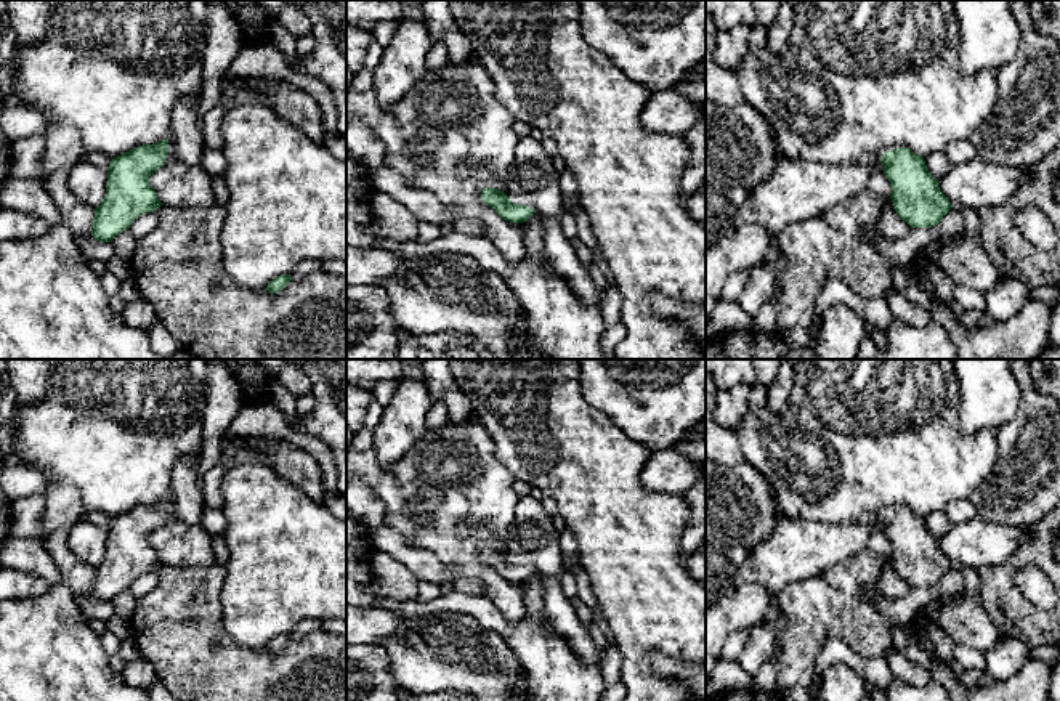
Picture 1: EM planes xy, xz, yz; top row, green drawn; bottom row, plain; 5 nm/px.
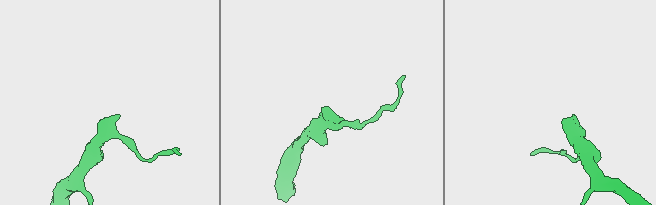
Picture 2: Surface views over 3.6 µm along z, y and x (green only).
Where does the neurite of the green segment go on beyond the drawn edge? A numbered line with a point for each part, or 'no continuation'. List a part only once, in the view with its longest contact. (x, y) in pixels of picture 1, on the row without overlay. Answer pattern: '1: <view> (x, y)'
1: xz (531, 539)

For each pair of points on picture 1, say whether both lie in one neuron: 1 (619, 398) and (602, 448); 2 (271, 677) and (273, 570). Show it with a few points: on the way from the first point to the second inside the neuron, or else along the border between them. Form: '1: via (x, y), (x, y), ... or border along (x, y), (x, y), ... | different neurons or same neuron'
1: border along (582, 397), (627, 435), (642, 443) | different neurons
2: border along (228, 632), (244, 647), (263, 648) | different neurons

